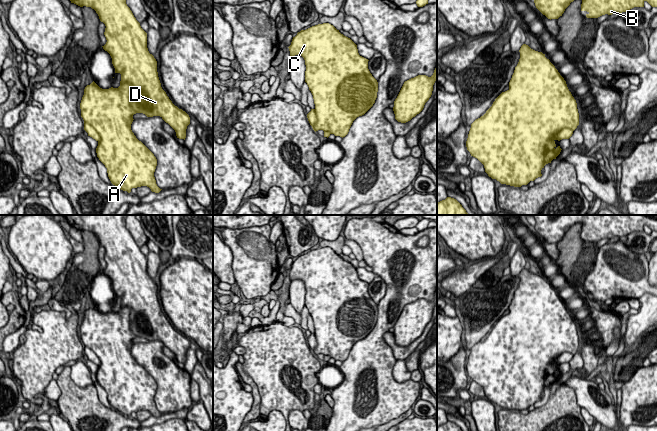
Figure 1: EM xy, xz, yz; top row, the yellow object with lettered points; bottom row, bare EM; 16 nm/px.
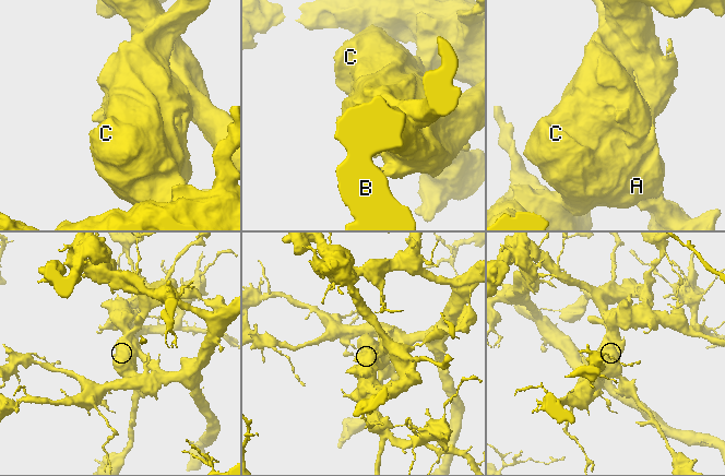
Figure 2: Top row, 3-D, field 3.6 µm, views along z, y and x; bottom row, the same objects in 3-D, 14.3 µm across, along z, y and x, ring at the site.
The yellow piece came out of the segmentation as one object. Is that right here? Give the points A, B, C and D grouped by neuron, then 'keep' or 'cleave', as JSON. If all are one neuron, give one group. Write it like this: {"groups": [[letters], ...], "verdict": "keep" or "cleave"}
{"groups": [["A", "C"], ["B", "D"]], "verdict": "cleave"}

